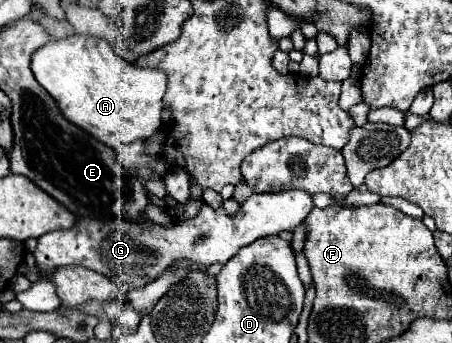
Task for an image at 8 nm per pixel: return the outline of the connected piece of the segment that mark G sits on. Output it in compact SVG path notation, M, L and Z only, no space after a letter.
M293 190L281 194L251 194L233 216L225 214L223 206L211 208L209 204L203 204L195 218L179 222L173 220L171 226L161 226L147 218L77 218L73 228L53 230L39 238L39 244L33 252L39 280L33 284L33 288L19 292L17 300L23 304L23 308L29 310L57 310L61 302L55 294L55 284L47 276L49 272L55 272L65 266L83 266L107 276L117 286L127 284L129 290L137 290L159 278L169 266L179 264L181 260L199 268L211 264L225 264L243 246L249 246L261 236L273 236L283 230L295 230L295 226L301 224L311 210L311 194Z

